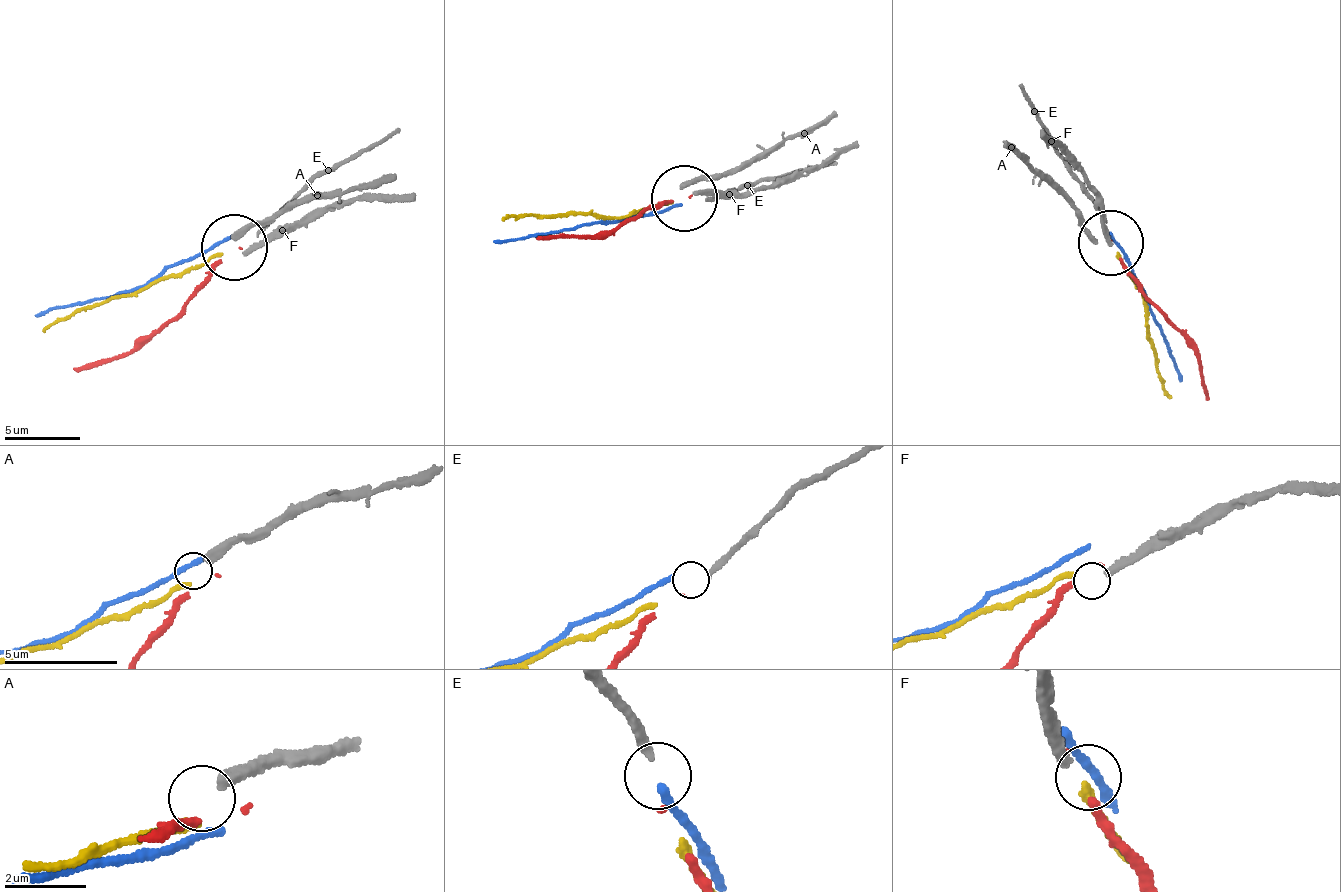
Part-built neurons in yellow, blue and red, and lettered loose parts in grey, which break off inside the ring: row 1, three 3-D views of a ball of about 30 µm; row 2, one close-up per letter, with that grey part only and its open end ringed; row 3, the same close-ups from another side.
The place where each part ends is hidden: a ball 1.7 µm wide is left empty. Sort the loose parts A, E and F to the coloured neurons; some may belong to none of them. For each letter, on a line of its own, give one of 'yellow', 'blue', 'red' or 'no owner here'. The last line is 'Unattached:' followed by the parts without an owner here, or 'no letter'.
A: no owner here
E: red
F: no owner here
Unattached: A, F

